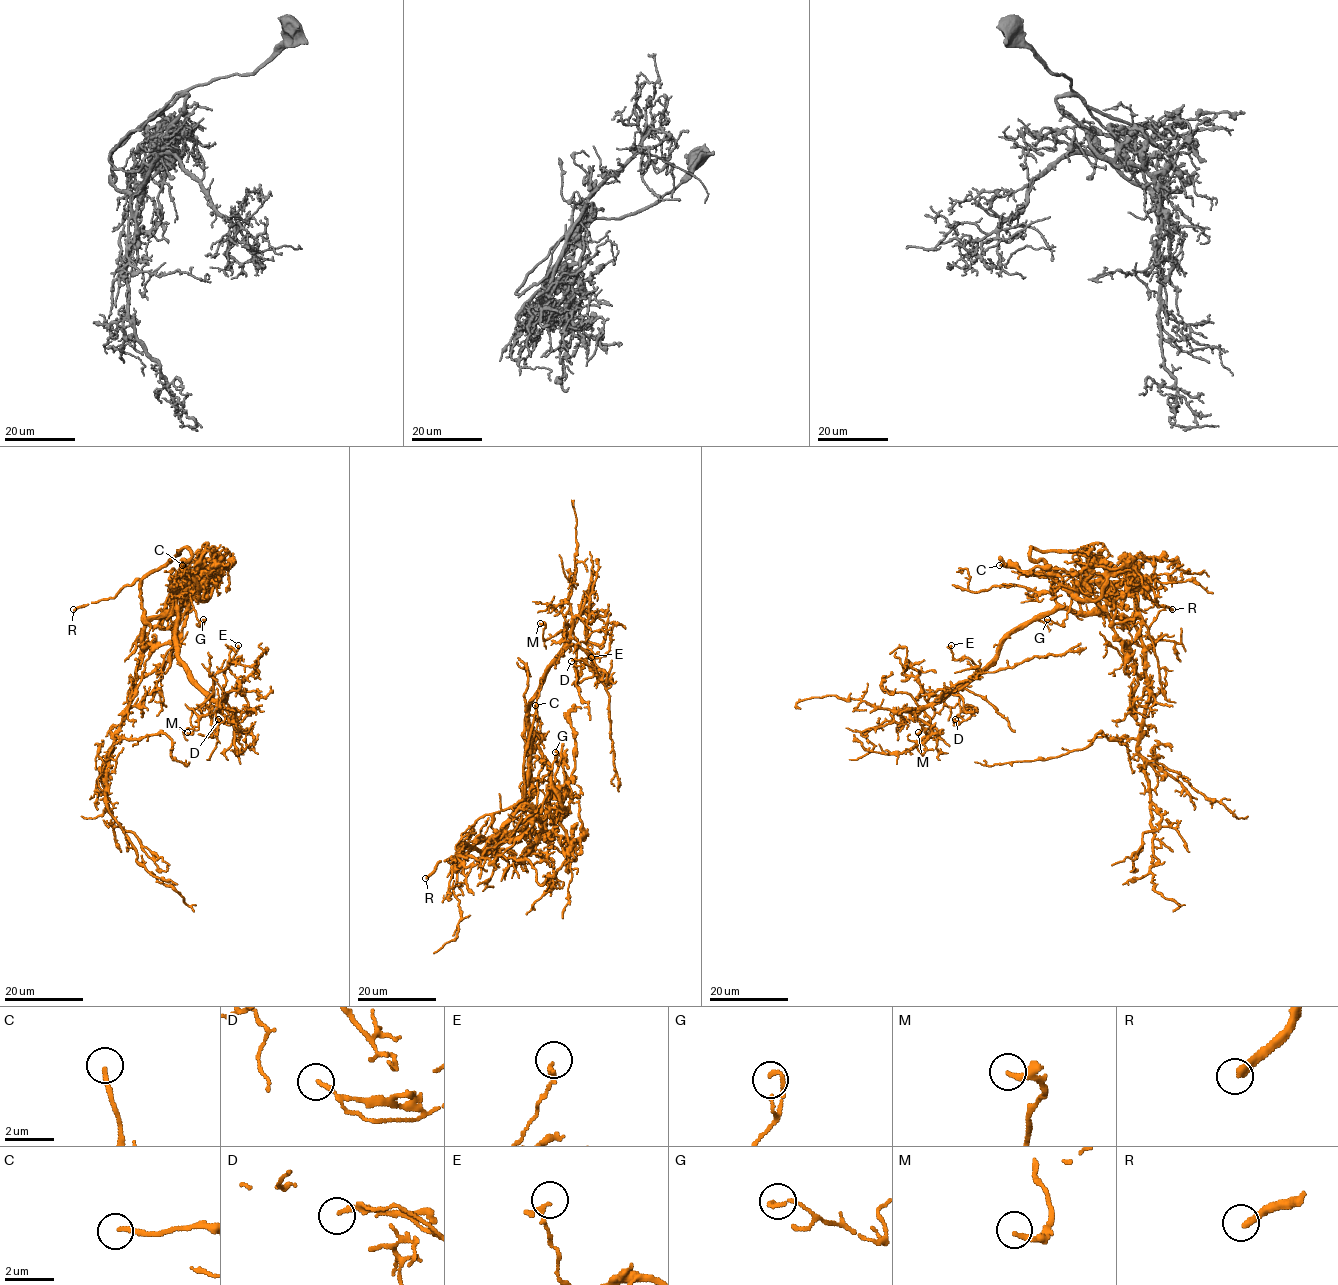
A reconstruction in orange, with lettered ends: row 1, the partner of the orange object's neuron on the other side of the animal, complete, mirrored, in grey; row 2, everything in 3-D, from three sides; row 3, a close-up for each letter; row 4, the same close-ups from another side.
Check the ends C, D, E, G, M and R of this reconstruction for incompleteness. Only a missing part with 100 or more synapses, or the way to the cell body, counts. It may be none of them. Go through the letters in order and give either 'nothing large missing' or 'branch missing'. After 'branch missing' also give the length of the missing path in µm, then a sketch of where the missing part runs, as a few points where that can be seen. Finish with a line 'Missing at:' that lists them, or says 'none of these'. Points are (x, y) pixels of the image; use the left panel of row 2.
C: nothing large missing
D: nothing large missing
E: nothing large missing
G: nothing large missing
M: nothing large missing
R: branch missing; missing 110 µm; course (73, 609), (33, 631), (22, 659), (14, 661), (25, 655), (11, 628), (77, 541), (90, 536)
Missing at: R

